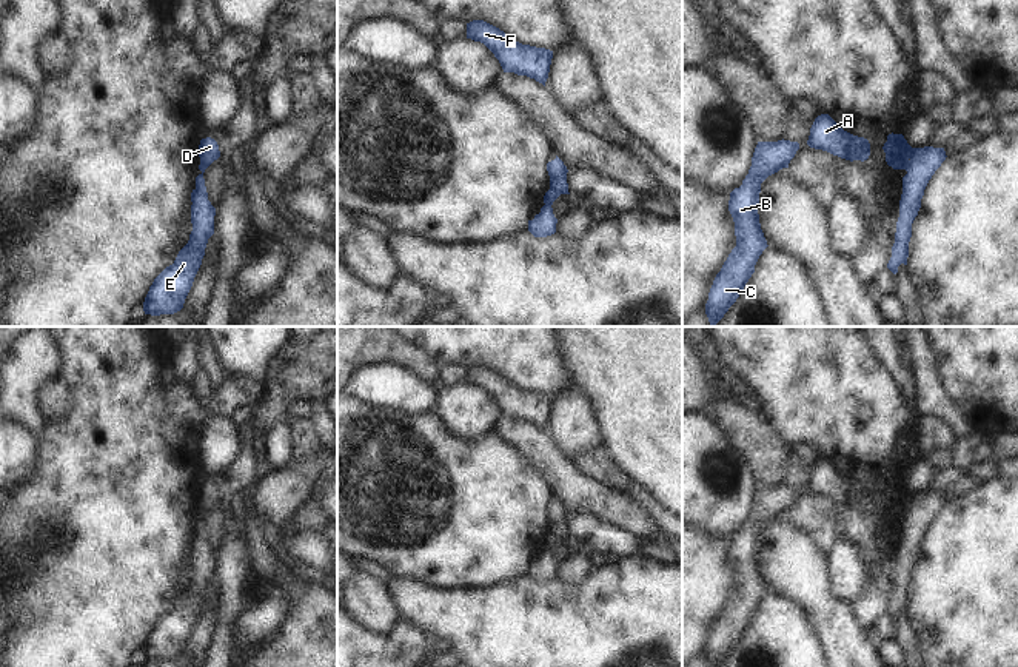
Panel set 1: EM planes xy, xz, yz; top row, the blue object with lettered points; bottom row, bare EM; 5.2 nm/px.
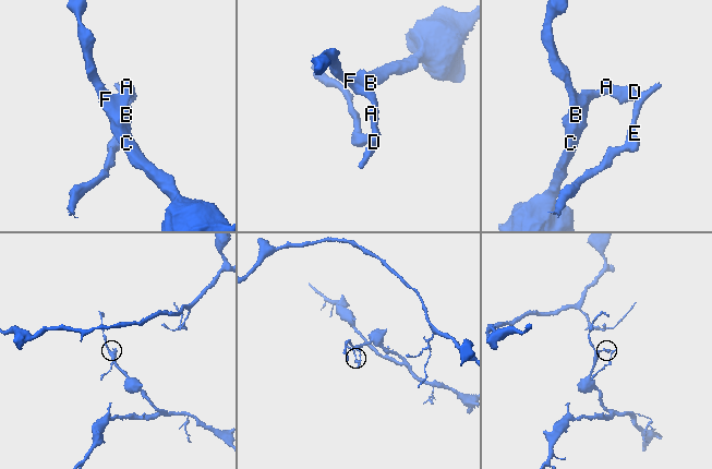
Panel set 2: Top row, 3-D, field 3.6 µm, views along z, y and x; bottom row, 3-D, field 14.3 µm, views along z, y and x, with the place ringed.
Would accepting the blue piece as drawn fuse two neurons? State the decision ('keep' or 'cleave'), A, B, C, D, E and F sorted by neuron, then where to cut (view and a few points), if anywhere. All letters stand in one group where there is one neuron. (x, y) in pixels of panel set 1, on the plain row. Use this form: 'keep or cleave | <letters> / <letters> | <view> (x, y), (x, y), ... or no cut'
cleave | A B C D F / E | yz (912, 493), (909, 502)

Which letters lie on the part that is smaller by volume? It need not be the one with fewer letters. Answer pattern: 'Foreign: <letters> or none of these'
Foreign: E

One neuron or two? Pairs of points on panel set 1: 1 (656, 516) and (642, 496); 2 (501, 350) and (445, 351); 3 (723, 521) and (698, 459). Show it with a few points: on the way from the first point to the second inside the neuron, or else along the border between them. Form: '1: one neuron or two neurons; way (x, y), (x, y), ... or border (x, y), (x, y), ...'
1: one neuron; way (653, 512), (644, 501)
2: one neuron; way (487, 350), (459, 350)
3: one neuron; way (719, 506), (713, 492), (698, 475)

